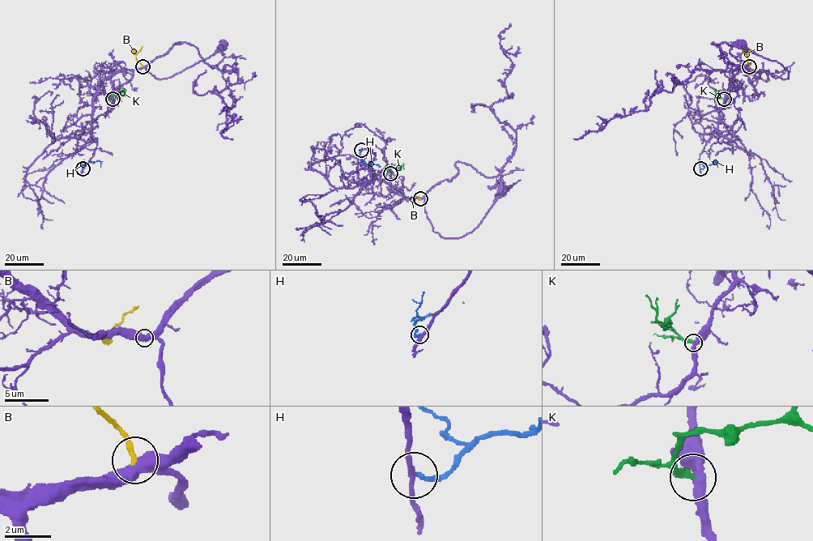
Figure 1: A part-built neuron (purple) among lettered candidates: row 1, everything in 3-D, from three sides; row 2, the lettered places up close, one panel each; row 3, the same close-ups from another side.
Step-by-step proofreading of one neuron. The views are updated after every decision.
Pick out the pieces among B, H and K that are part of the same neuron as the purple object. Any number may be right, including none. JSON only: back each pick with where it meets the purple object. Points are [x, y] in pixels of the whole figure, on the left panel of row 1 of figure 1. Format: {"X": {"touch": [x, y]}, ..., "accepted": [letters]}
{"K": {"touch": [112, 99]}, "accepted": ["K"]}

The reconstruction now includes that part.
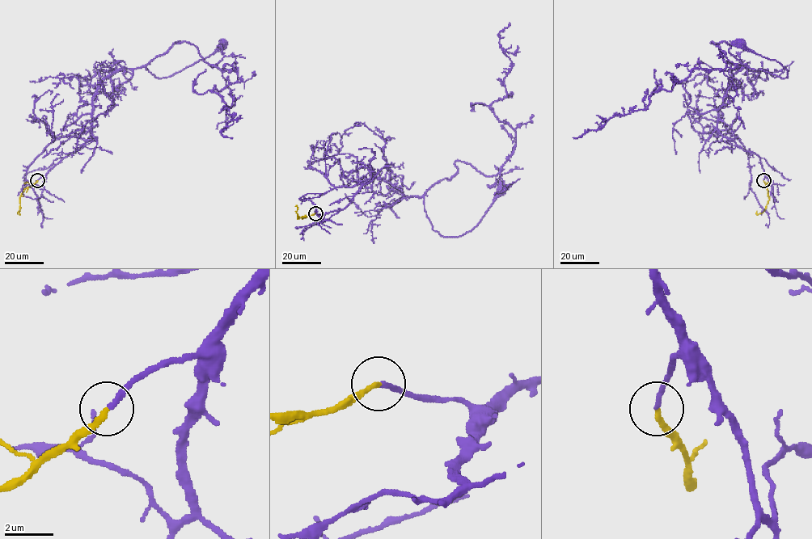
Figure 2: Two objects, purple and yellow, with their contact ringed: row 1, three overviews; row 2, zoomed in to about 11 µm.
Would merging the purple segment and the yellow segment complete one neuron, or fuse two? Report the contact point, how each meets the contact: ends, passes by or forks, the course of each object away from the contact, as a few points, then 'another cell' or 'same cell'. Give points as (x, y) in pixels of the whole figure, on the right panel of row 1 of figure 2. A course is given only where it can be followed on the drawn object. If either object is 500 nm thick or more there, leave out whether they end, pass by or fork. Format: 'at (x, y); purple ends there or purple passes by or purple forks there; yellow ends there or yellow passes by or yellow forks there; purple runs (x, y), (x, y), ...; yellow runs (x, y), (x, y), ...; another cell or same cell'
at (763, 180); purple ends there; yellow ends there; purple runs (763, 180), (760, 157), (718, 130), (717, 111), (727, 83), (742, 69), (782, 78), (788, 71), (739, 44); yellow runs (763, 180), (769, 197), (768, 203), (762, 212), (758, 214), (757, 211); same cell

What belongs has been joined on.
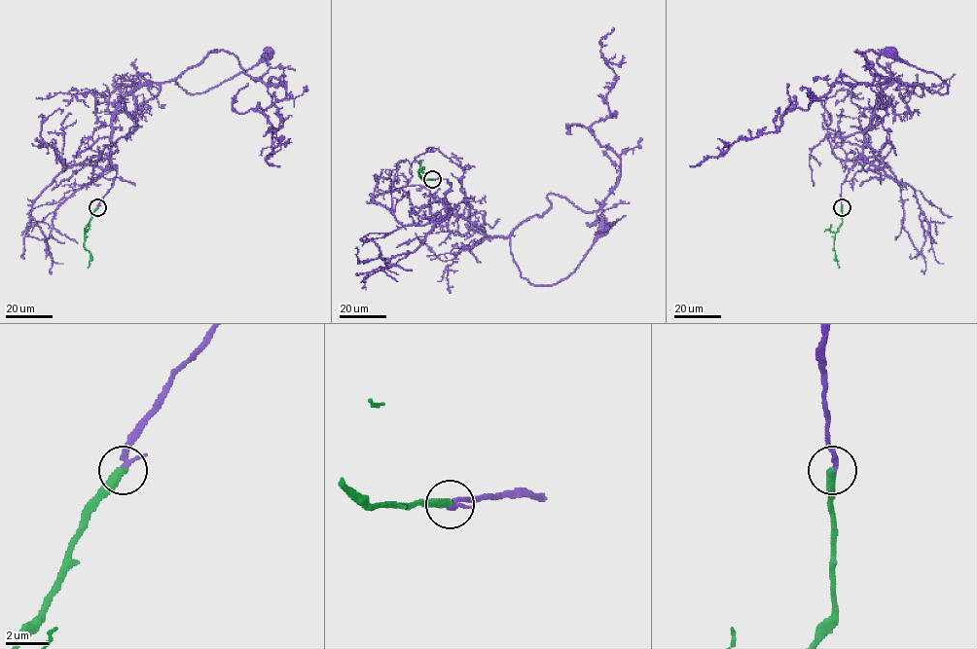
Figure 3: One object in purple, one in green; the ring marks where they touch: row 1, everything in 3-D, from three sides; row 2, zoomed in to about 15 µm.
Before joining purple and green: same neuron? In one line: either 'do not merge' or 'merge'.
merge

